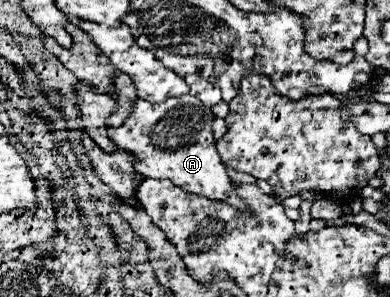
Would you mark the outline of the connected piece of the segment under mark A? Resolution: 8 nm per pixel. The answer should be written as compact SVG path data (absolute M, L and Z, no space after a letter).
M185 94L181 98L171 98L161 104L151 104L137 100L131 116L119 128L109 128L111 140L125 152L133 156L135 170L145 178L171 180L183 192L193 192L213 200L227 200L243 212L251 212L251 206L239 198L233 180L217 152L213 140L213 120L211 108L201 104L199 98Z

